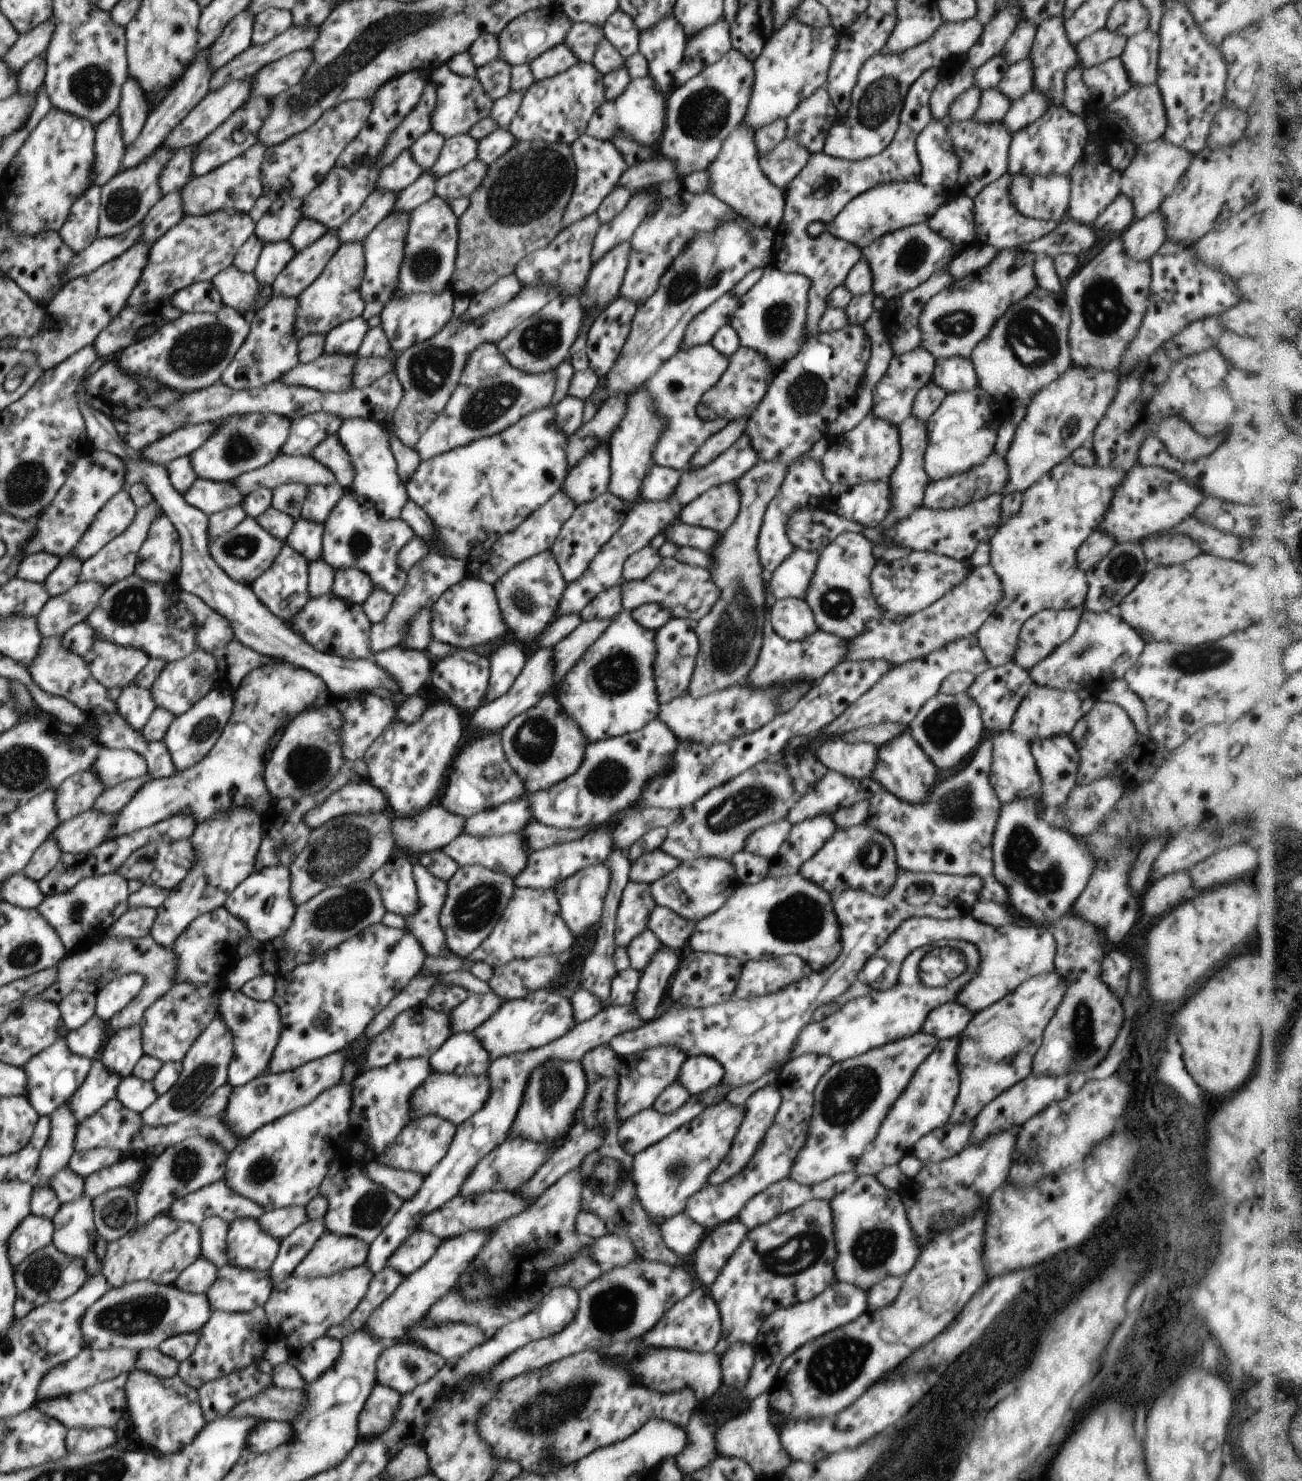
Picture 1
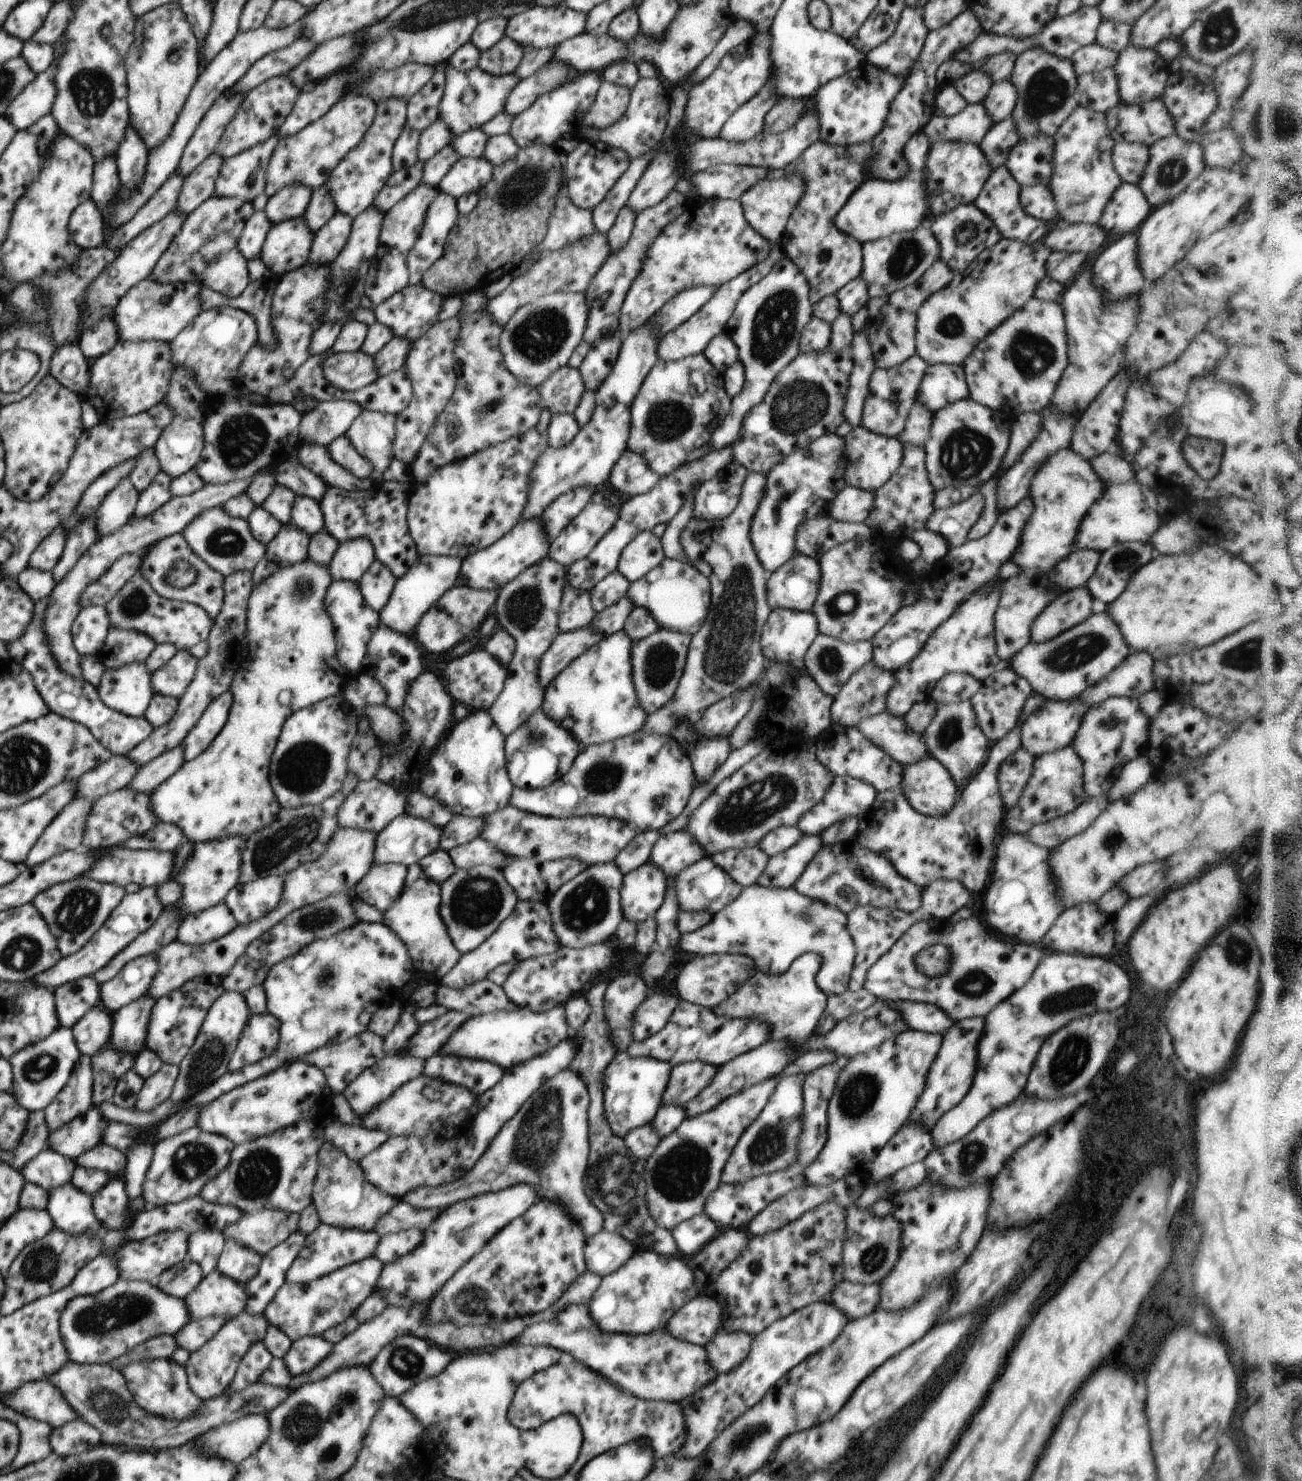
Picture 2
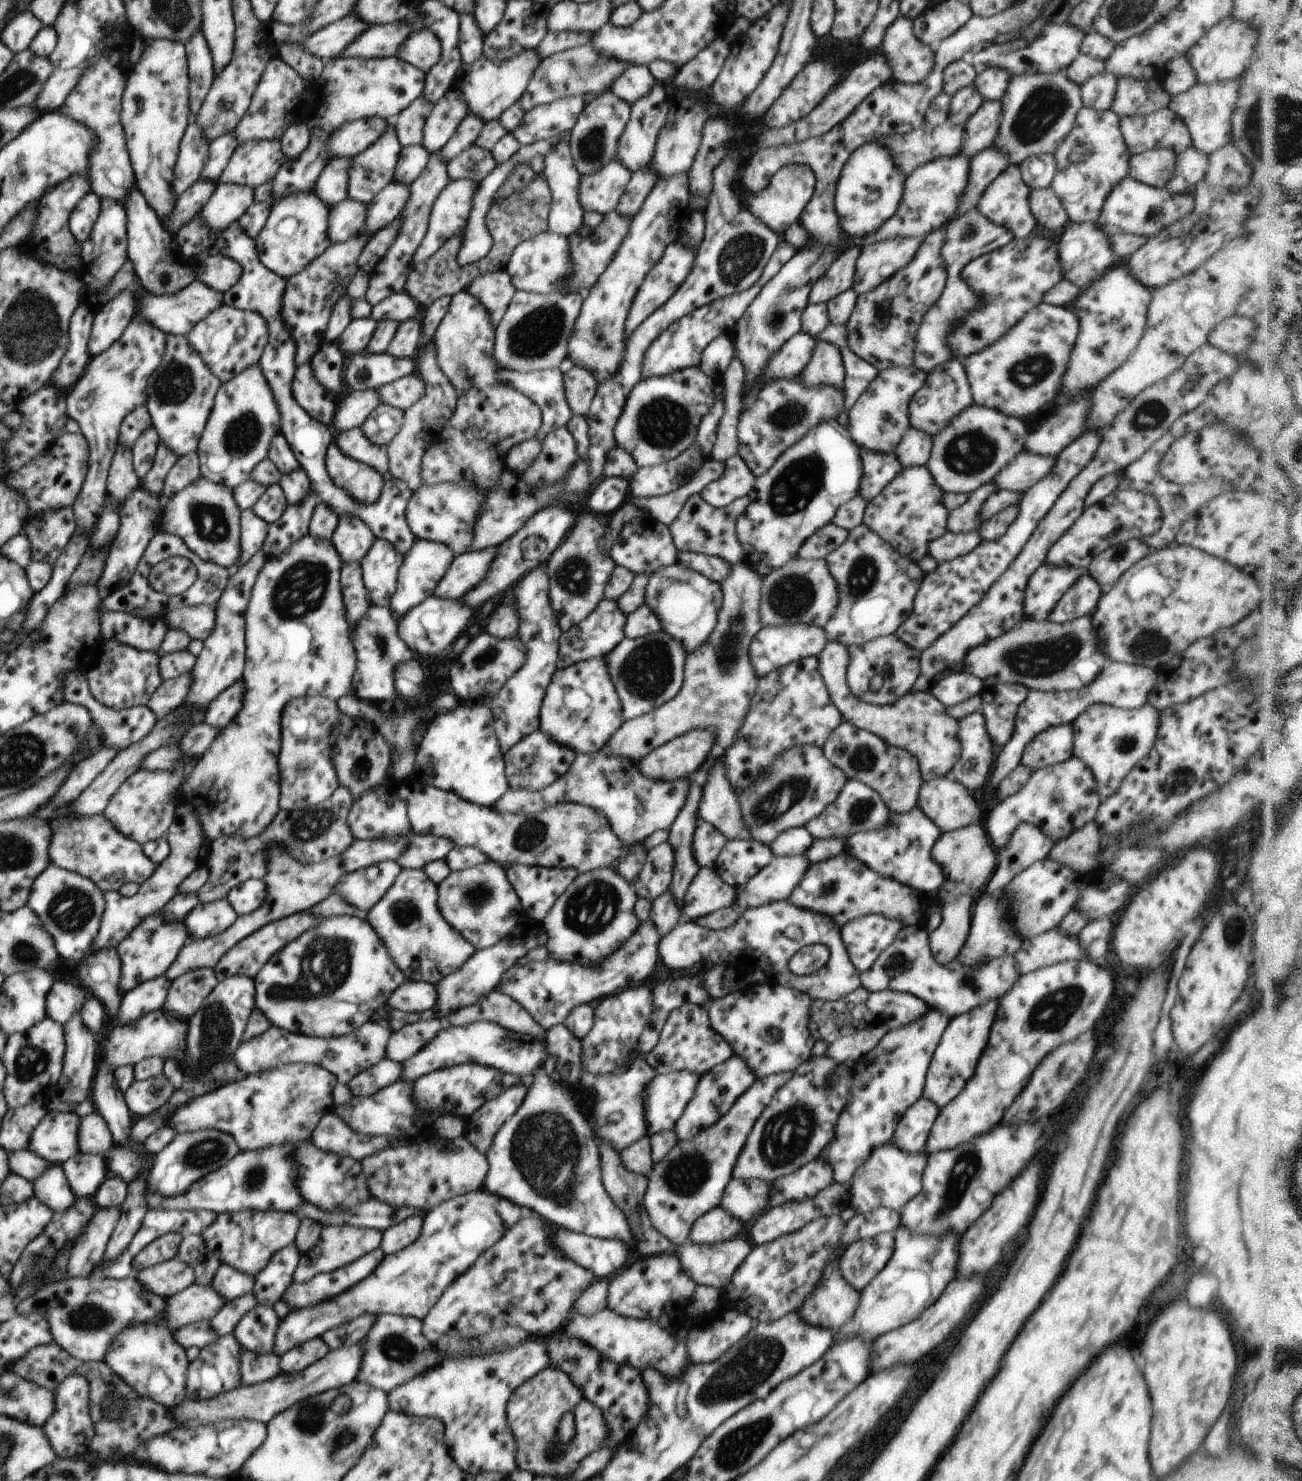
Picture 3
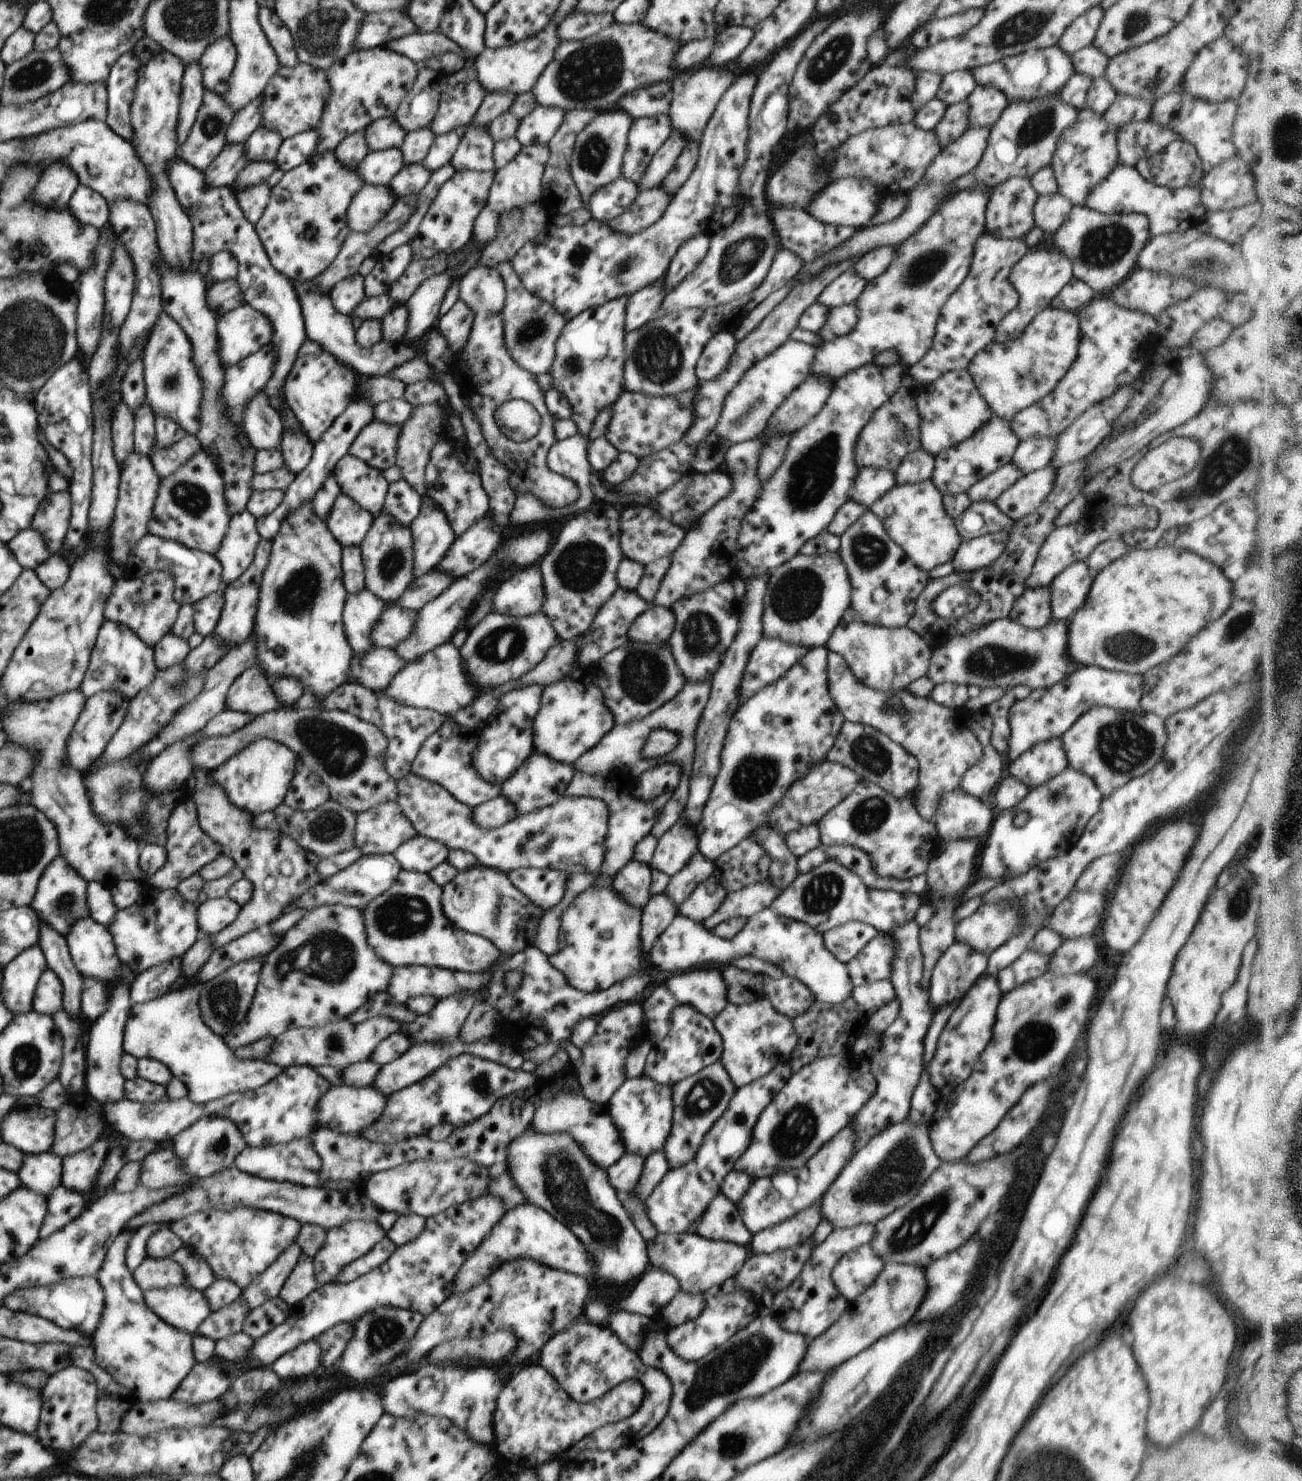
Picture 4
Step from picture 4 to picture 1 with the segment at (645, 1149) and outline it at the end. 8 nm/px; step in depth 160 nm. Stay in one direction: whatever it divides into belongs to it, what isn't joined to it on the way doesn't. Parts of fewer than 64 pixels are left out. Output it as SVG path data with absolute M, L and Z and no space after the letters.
M691 1055L681 1066L676 1082L692 1095L700 1094L723 1082L724 1069L708 1055Z

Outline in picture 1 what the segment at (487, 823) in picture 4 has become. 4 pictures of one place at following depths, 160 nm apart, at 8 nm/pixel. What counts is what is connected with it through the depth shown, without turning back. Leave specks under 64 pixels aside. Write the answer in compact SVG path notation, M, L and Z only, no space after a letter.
M656 718L636 732L589 743L585 750L585 757L574 774L557 782L549 789L527 794L533 818L555 829L578 829L604 825L611 820L612 816L630 810L638 802L642 791L655 775L671 768L673 754L679 742L670 727Z

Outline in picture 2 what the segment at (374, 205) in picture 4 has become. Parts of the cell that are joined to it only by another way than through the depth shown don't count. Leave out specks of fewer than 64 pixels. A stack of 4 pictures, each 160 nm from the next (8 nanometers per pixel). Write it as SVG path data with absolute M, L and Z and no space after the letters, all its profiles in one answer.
M336 211L330 220L315 232L315 237L306 263L332 262L344 248L351 233L353 218Z

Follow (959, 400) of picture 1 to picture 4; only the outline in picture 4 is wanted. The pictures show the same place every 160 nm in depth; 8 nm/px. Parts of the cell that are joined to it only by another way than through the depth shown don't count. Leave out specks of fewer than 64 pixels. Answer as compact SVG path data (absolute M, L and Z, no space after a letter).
M993 414L991 419L970 438L935 456L934 470L930 480L943 496L966 493L975 482L1010 463L1019 442L1009 422Z

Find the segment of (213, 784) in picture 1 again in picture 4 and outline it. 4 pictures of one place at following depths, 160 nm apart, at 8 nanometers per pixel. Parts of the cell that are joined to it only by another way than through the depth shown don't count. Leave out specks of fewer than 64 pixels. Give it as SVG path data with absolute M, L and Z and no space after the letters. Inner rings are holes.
M312 502L292 510L276 537L271 541L272 549L268 565L262 574L259 587L259 602L252 634L256 638L258 662L268 676L296 676L314 694L330 694L334 688L346 682L352 648L342 628L342 606L347 592L343 584L342 548L330 534L324 520L312 514ZM256 740L246 750L224 762L212 771L212 780L226 792L234 808L244 810L253 817L281 807L290 786L290 780L296 770L298 758L286 746L272 740Z

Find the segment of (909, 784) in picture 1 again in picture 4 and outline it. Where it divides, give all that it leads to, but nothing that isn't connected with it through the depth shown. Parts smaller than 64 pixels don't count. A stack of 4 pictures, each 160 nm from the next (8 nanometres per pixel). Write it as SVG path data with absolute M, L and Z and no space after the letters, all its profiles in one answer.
M955 789L942 794L930 821L943 841L983 839L992 824L992 810L987 802Z

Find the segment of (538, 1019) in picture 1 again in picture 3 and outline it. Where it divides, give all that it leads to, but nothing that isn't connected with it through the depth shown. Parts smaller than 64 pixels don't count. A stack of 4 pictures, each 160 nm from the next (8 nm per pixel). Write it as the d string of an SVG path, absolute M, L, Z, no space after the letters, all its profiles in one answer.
M478 1021L463 1027L446 1025L423 1049L401 1063L401 1080L414 1082L424 1074L440 1070L442 1067L464 1063L488 1065L503 1073L530 1078L540 1070L546 1057L545 1040L528 1033L512 1032L488 1021Z

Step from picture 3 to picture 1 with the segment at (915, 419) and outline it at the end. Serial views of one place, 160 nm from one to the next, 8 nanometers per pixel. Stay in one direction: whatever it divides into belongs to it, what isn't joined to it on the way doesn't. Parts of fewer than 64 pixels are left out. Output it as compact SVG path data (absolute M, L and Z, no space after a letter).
M964 357L936 359L930 381L942 387L947 393L974 390L978 384L973 362Z

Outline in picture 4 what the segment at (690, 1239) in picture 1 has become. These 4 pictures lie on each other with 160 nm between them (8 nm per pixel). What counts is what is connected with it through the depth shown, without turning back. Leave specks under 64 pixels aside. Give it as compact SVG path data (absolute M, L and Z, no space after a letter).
M722 1193L704 1211L697 1233L706 1240L728 1241L749 1248L752 1233L742 1222L737 1206Z

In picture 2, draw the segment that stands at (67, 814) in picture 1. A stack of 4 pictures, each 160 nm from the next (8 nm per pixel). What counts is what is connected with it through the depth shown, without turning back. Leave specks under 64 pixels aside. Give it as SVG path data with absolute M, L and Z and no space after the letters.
M112 755L104 764L99 764L78 778L75 798L94 801L109 792L124 788L142 767L128 755Z

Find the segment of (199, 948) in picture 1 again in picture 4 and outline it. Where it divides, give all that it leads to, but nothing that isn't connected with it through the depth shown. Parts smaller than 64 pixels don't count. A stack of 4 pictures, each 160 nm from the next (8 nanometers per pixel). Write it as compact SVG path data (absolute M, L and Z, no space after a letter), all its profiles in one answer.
M227 896L200 903L198 908L198 928L201 935L213 936L225 930L236 921L241 906Z

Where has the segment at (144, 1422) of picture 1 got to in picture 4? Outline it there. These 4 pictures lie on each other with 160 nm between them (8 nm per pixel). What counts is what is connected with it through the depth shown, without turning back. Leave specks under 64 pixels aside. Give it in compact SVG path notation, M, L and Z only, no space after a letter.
M130 1232L120 1234L110 1246L98 1272L105 1294L105 1309L92 1337L95 1361L123 1388L132 1390L140 1402L166 1400L194 1366L193 1334L170 1326L144 1304L142 1289L124 1264Z

